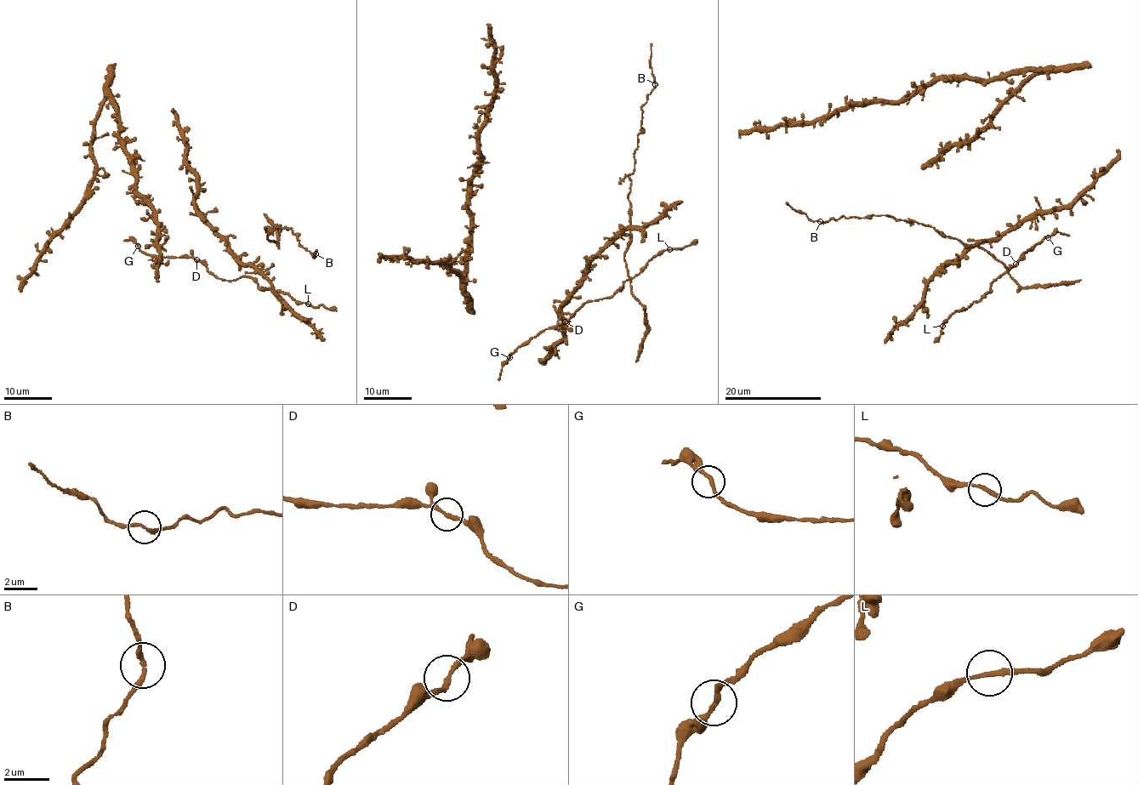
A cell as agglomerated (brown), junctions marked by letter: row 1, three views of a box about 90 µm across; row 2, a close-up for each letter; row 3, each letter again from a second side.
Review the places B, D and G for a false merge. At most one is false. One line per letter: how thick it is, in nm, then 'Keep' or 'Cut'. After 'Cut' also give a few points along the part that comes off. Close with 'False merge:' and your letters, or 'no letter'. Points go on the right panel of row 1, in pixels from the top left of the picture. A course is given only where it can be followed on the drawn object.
B: Thickness 200 nm. Keep
D: Thickness 200 nm. Keep
G: Thickness 220 nm. Keep
False merge: no letter

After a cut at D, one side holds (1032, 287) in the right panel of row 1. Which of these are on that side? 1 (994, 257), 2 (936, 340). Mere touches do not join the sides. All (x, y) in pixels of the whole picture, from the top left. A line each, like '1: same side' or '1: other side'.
1: same side
2: other side

